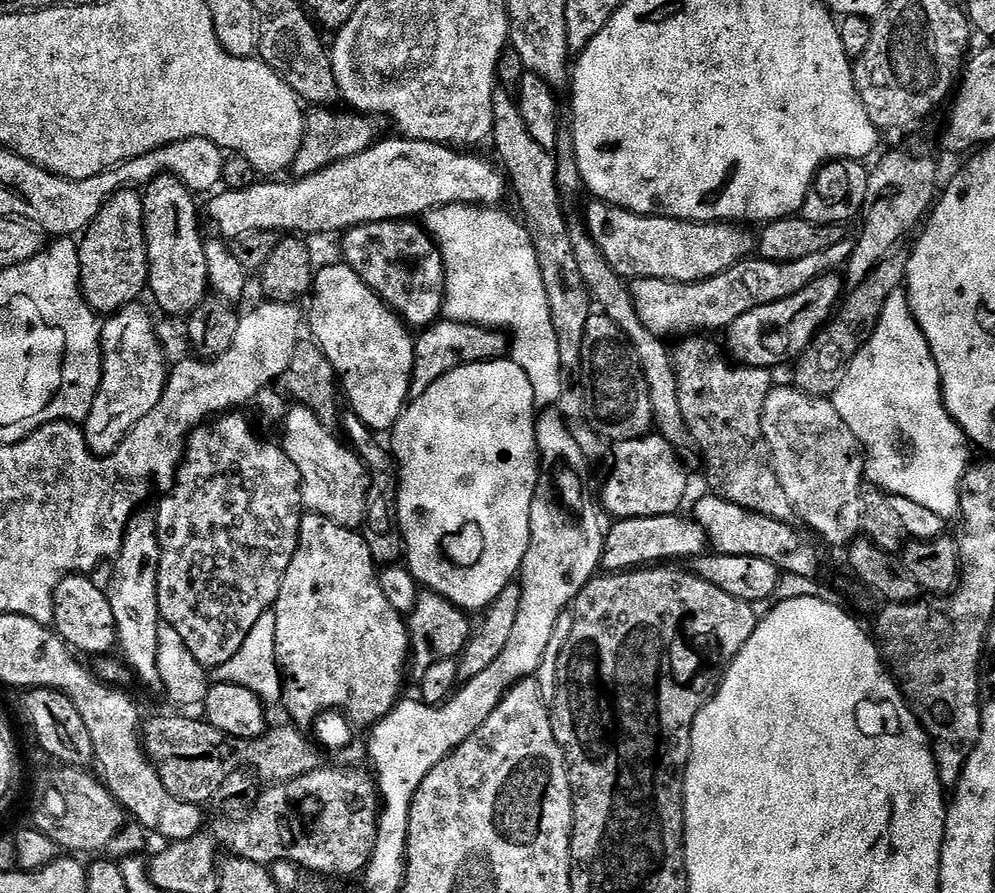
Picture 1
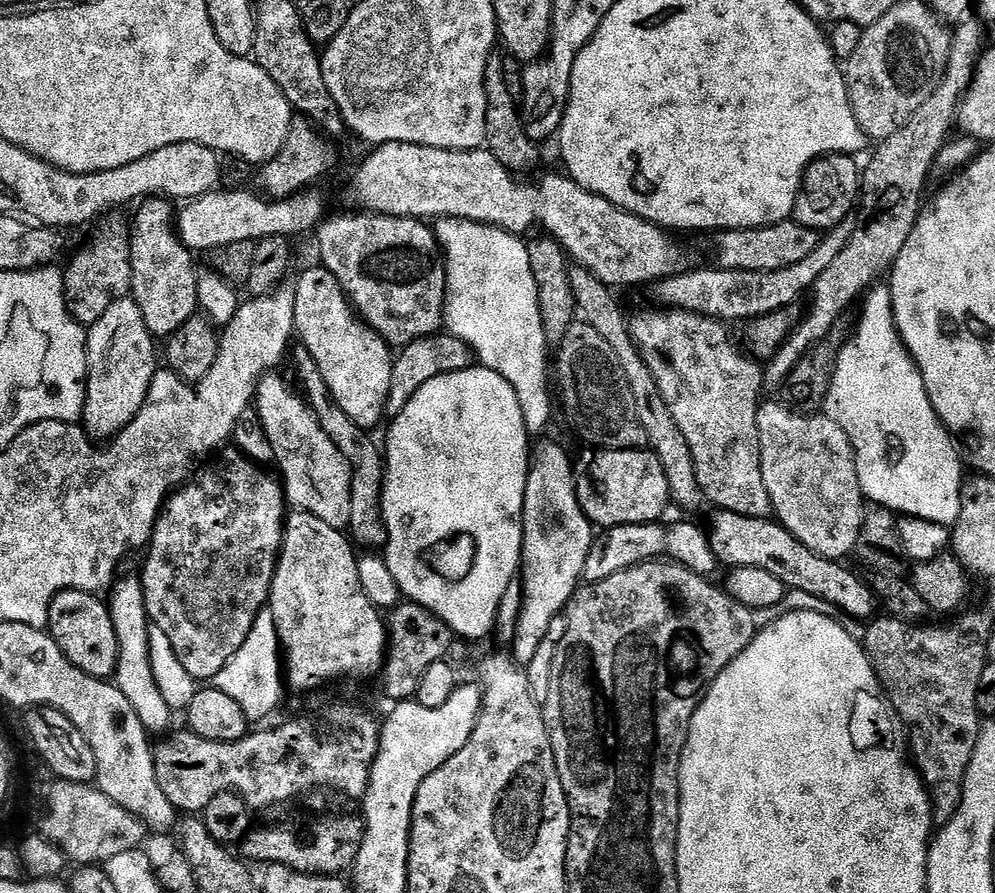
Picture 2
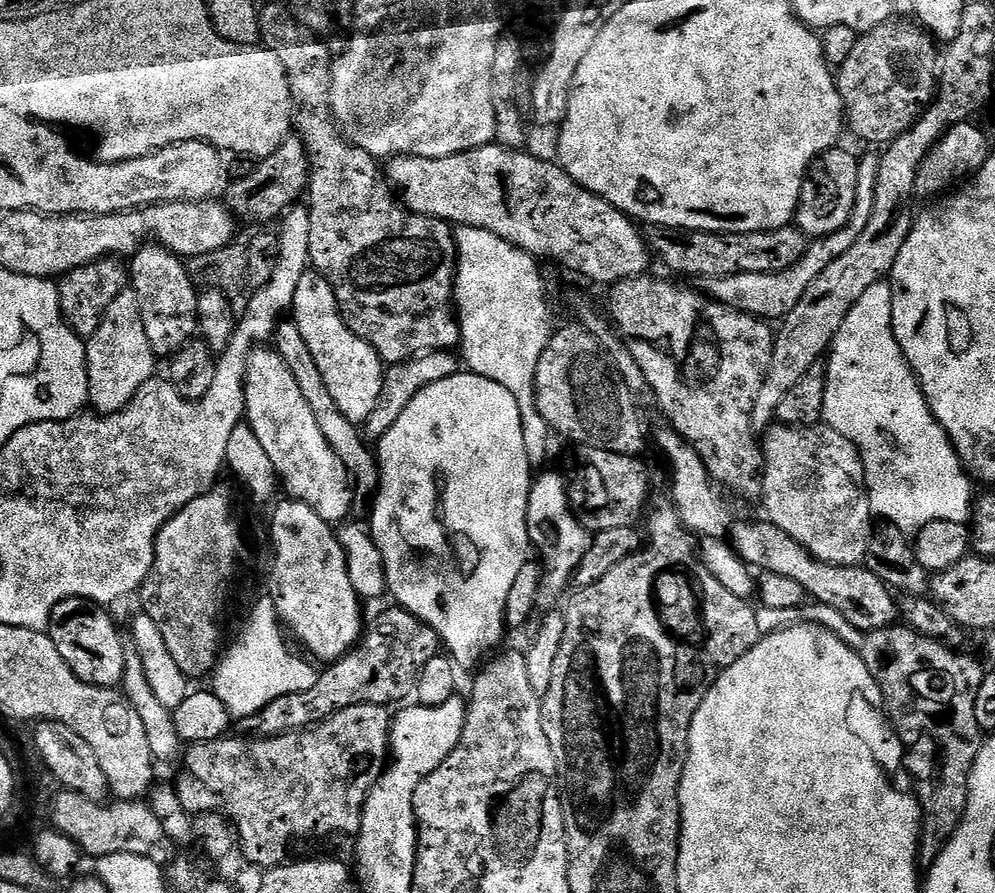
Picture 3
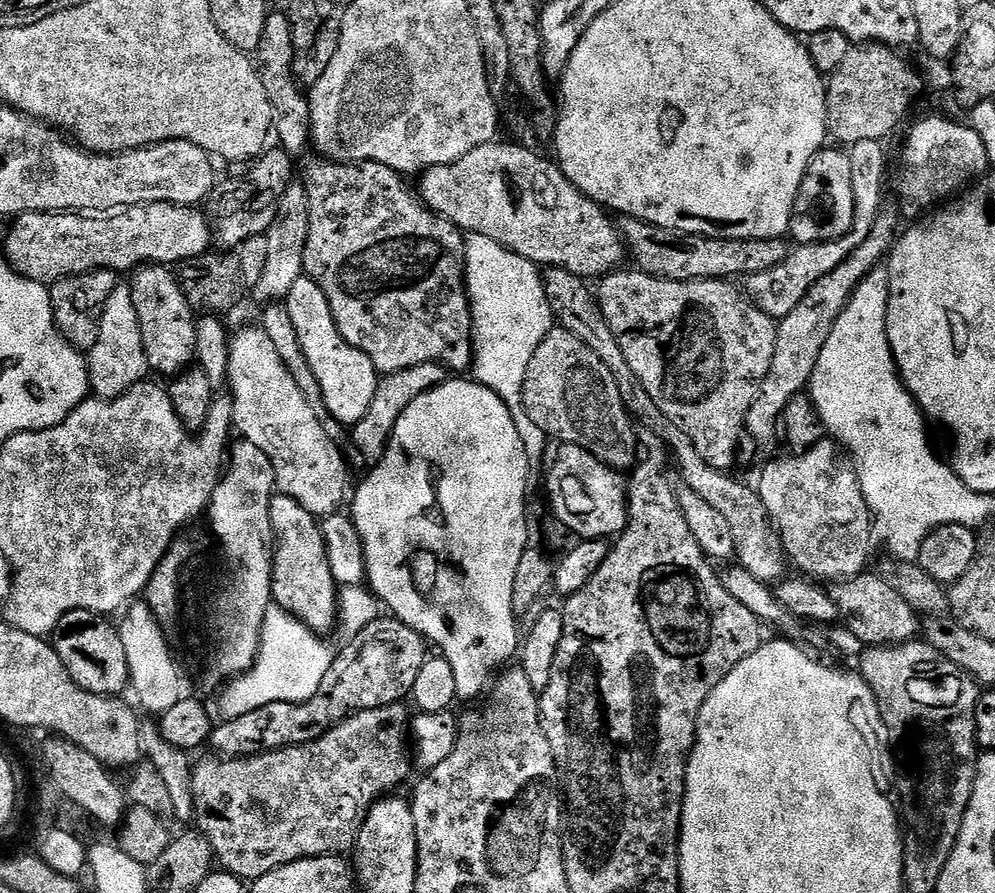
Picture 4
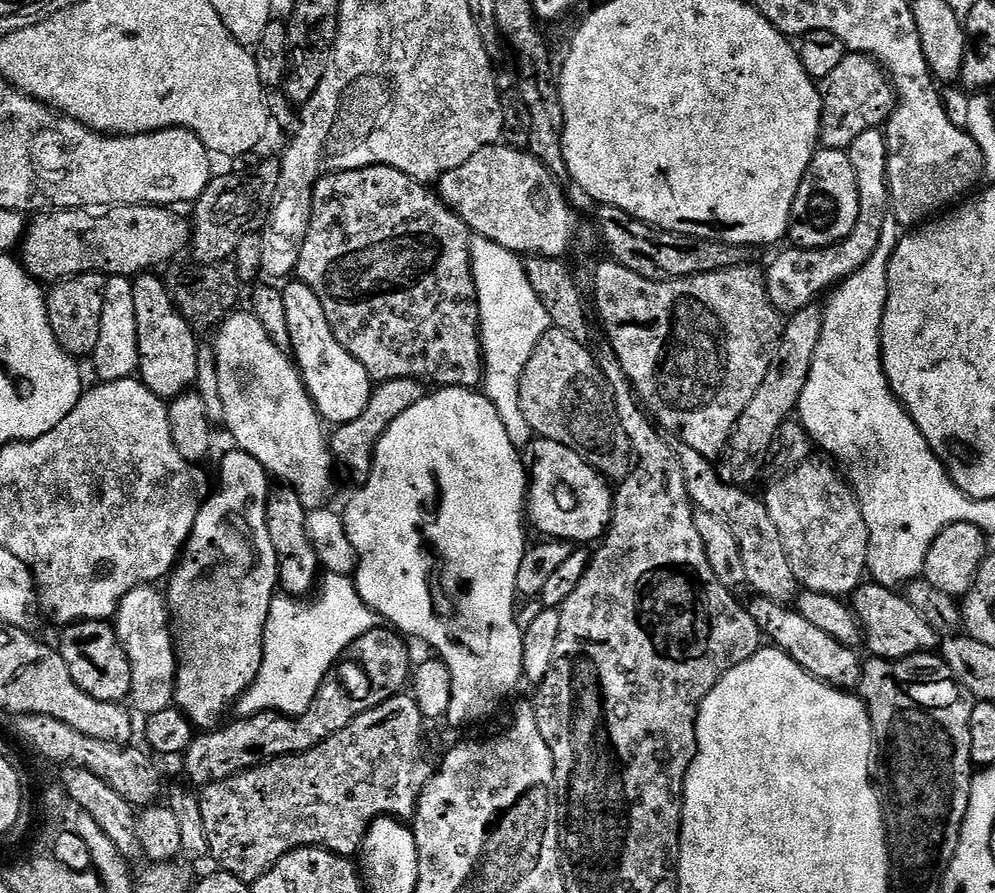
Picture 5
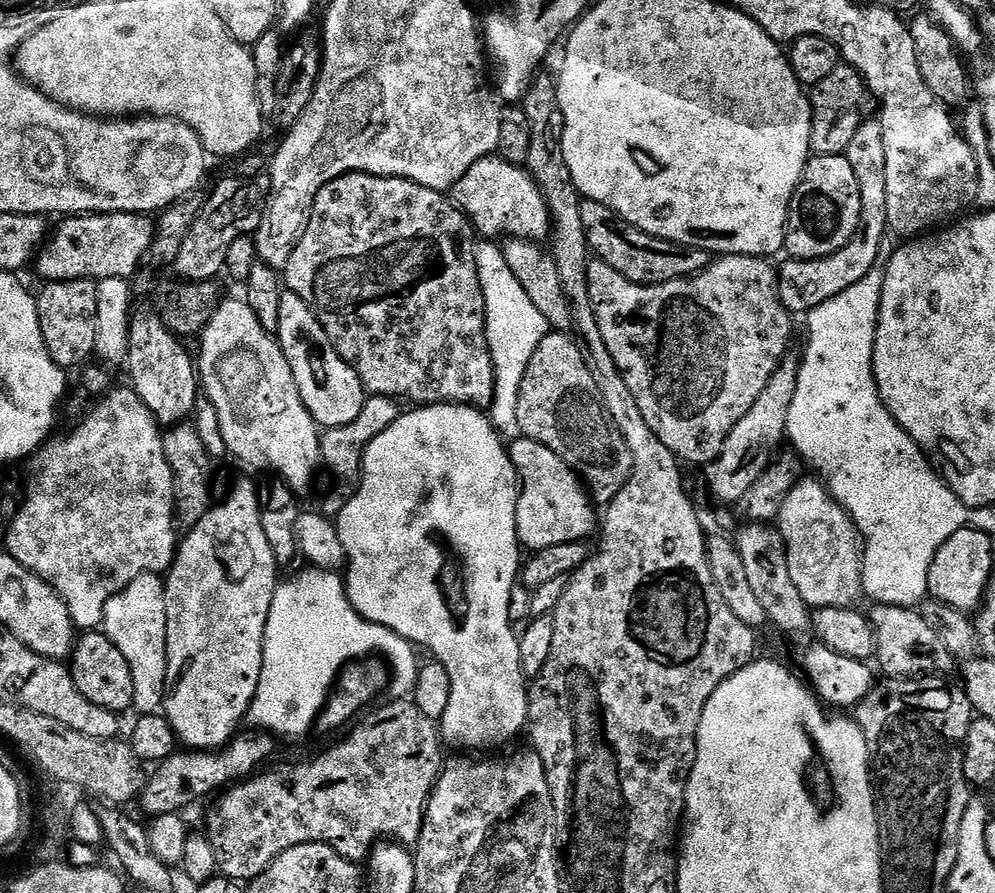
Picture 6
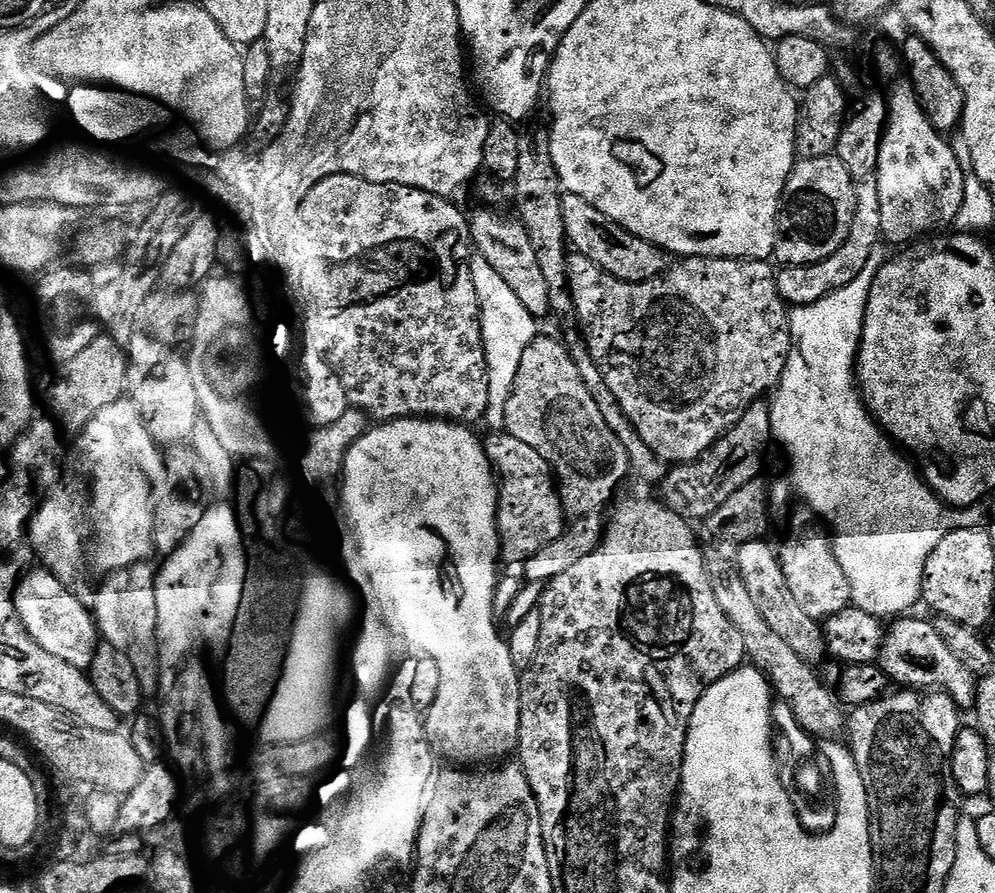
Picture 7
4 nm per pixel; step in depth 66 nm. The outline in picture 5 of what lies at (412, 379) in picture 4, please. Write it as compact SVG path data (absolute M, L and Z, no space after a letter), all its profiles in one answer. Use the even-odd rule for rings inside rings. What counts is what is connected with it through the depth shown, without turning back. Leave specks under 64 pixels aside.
M381 380L373 387L370 402L366 402L366 410L362 410L362 414L358 414L354 422L339 425L333 431L336 433L331 433L330 451L335 467L339 471L340 468L344 471L345 478L352 483L352 486L362 486L370 478L376 447L382 434L386 434L390 422L406 414L406 410L410 410L410 406L414 406L414 402L418 402L424 395L426 388L419 380Z

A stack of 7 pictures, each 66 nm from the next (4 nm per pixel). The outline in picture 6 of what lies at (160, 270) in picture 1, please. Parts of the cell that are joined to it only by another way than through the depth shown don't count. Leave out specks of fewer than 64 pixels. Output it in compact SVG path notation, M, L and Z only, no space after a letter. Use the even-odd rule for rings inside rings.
M137 307L132 313L130 346L126 369L132 391L142 398L146 410L161 426L175 426L187 421L195 413L196 398L202 389L198 383L198 368L194 356L184 349L185 341L175 336L164 325L164 320L155 307Z

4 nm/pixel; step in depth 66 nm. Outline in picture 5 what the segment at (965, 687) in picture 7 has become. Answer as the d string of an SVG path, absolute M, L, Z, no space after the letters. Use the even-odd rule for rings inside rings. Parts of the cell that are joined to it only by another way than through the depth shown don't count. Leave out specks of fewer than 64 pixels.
M865 582L851 593L850 607L860 622L863 639L868 640L868 648L873 657L878 660L901 660L907 656L932 654L938 648L938 634L910 606L907 595L899 591L885 588L883 584Z

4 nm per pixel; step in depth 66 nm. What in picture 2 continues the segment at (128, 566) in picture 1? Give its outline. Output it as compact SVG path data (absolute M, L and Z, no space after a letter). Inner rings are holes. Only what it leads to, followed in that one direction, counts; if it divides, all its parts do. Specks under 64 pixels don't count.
M121 575L113 583L110 589L112 600L107 601L108 608L112 612L114 634L118 634L120 651L114 683L122 690L122 694L126 694L130 706L134 706L134 714L142 718L142 726L149 734L164 731L167 733L173 727L171 724L174 709L168 705L166 698L162 698L162 690L158 690L158 682L154 682L154 670L150 666L150 634L148 633L150 621L146 610L144 582L139 575L123 576Z

